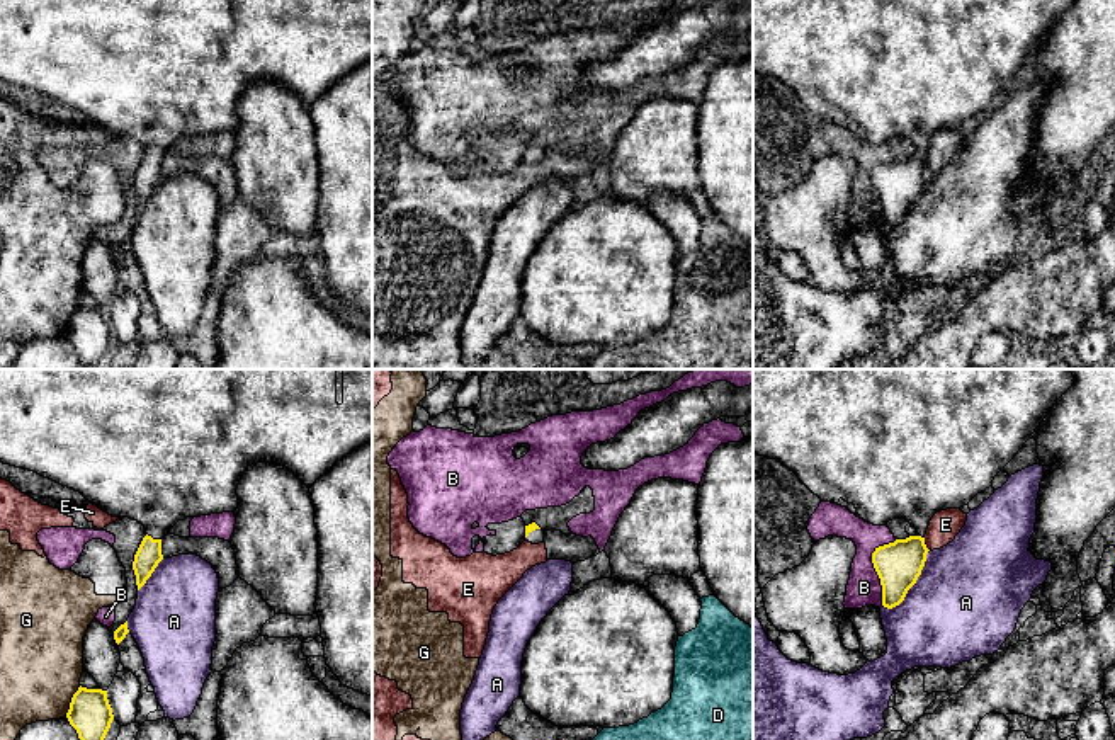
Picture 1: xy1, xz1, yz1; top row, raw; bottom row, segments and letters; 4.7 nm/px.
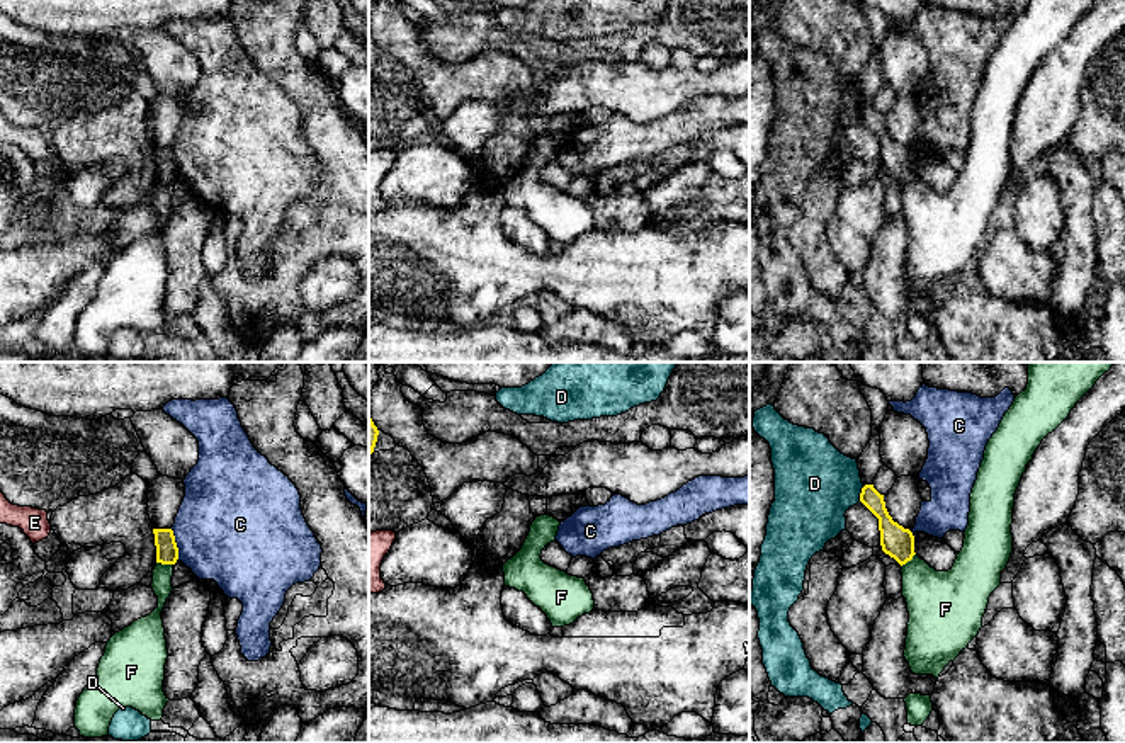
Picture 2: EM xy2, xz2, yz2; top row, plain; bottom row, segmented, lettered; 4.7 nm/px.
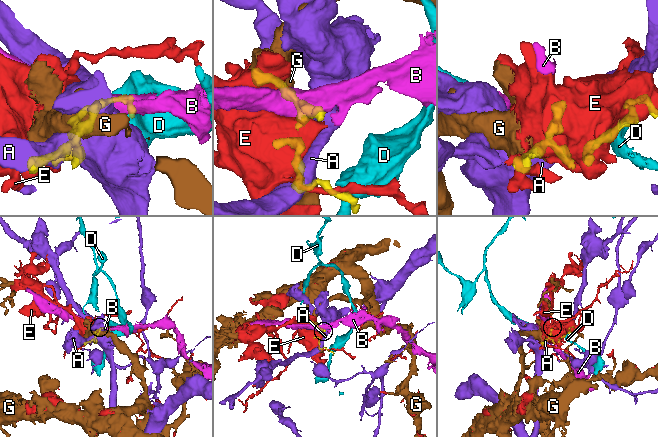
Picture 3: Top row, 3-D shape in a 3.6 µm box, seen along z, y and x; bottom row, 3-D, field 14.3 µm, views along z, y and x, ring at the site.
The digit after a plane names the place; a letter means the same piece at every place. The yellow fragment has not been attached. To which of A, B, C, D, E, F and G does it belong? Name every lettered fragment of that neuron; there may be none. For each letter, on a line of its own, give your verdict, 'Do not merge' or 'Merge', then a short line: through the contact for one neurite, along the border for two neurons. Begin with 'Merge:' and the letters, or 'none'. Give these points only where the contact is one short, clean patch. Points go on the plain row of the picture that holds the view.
Merge: none
A: Do not merge. Line: yz1 (928, 172), (922, 193), (906, 215), (898, 223), (884, 227)
B: Do not merge
C: Do not merge. Line: xy2 (170, 148), (179, 177)
D: Do not merge. Line: yz2 (864, 106), (859, 119)
E: Do not merge
F: Do not merge. Line: xy2 (157, 181), (172, 184)
G: Do not merge

